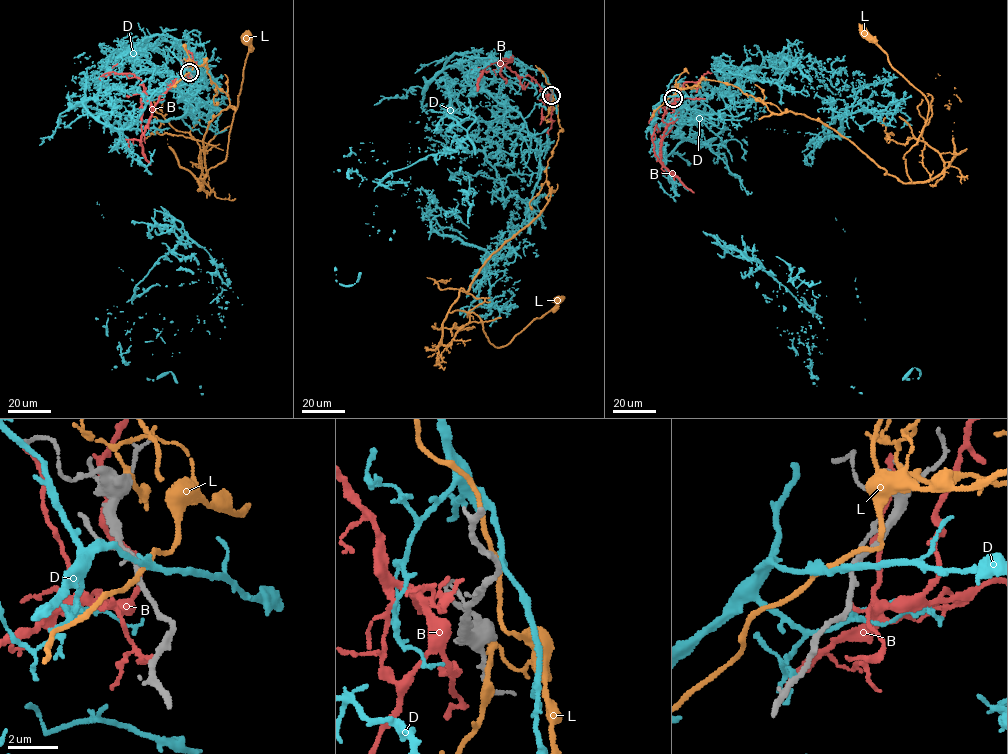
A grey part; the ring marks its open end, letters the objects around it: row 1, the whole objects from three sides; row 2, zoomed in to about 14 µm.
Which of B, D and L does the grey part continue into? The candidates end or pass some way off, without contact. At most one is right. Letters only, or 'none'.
none

